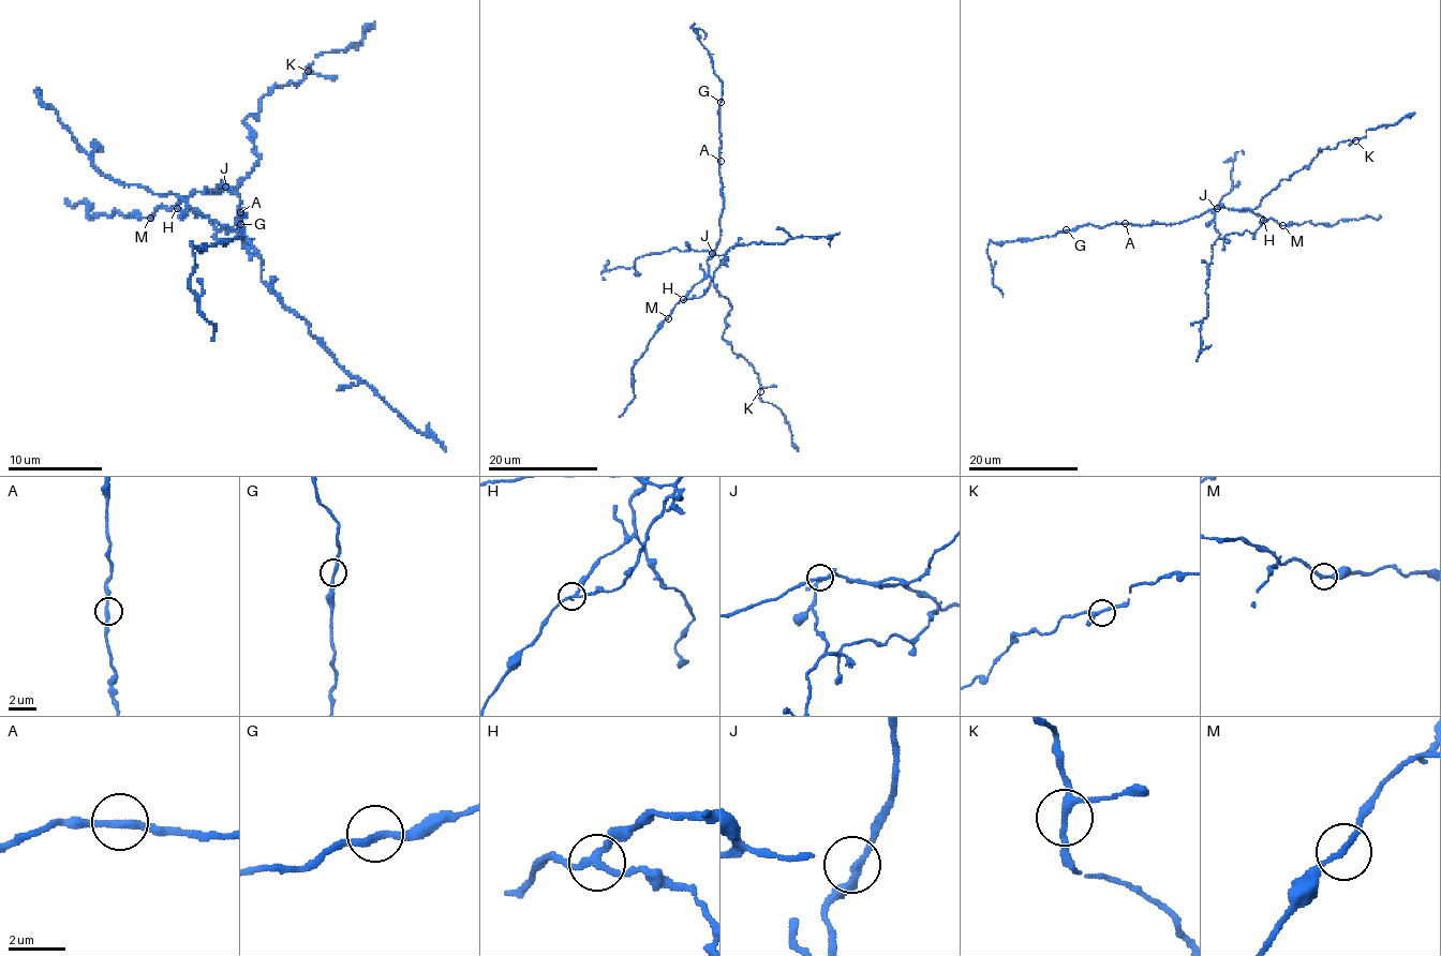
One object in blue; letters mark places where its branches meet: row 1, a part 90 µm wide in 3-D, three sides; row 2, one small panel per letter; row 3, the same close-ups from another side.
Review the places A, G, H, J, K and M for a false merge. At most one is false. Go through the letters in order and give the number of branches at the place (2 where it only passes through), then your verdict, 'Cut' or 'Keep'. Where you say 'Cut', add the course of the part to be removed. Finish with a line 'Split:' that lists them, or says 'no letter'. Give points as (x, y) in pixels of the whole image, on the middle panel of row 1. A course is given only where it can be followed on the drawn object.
A: Branches: 2. Keep
G: Branches: 2. Keep
H: Branches: 3. Cut. Course of the part to remove: (683, 299), (698, 298), (708, 289), (731, 247), (840, 232)
J: Branches: 2. Keep
K: Branches: 3. Keep
M: Branches: 2. Keep
Split: H

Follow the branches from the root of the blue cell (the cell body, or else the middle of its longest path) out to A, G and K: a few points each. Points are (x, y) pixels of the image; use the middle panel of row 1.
A: (713, 253), (721, 237), (723, 209), (721, 161)
G: (713, 253), (721, 237), (723, 209), (718, 172), (721, 102)
K: (713, 253), (707, 262), (709, 278), (731, 308), (723, 338), (753, 368), (760, 391)

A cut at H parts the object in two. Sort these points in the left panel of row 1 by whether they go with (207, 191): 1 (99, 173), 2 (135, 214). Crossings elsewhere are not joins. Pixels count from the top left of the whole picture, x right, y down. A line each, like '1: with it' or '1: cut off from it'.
1: cut off from it
2: with it

